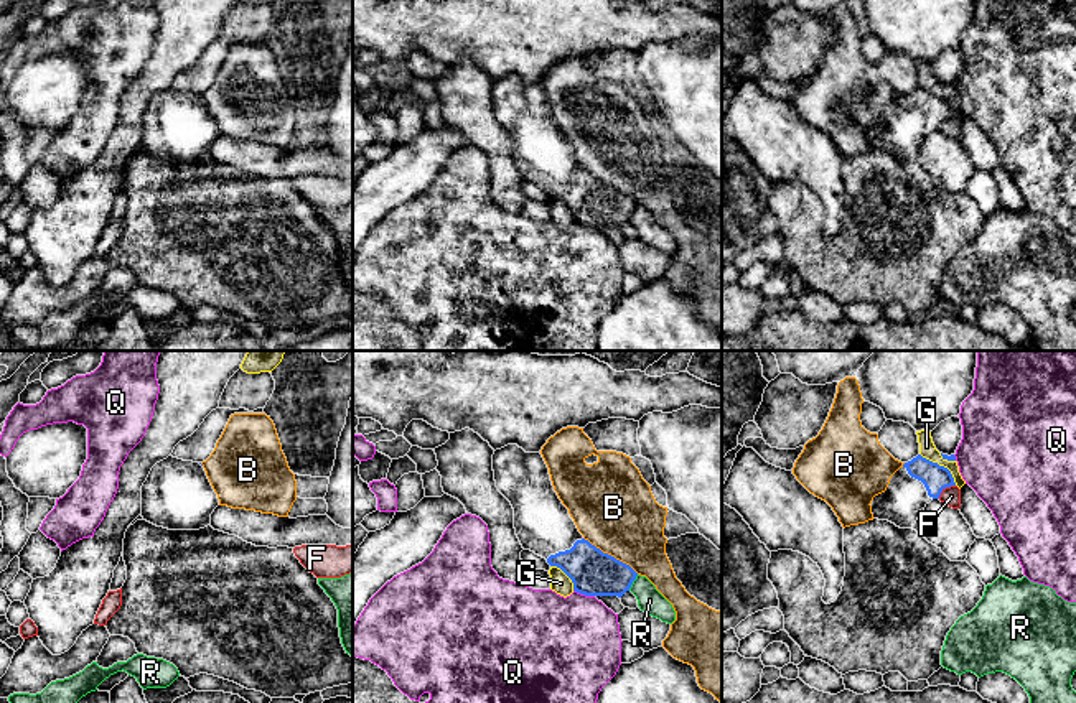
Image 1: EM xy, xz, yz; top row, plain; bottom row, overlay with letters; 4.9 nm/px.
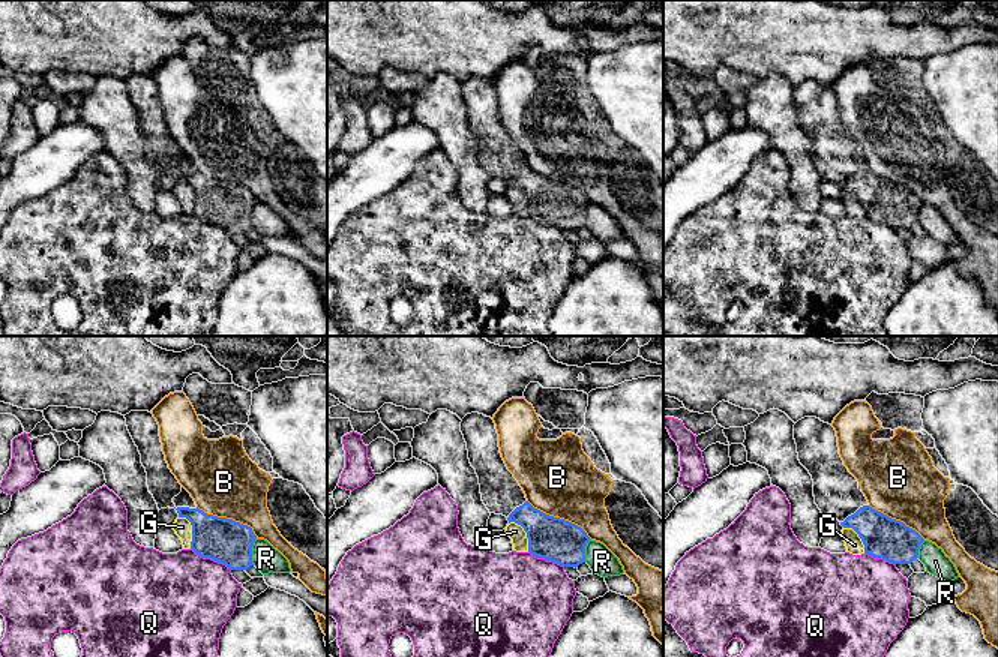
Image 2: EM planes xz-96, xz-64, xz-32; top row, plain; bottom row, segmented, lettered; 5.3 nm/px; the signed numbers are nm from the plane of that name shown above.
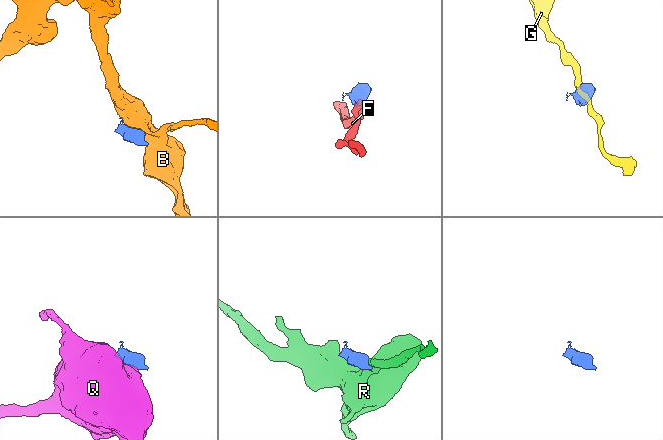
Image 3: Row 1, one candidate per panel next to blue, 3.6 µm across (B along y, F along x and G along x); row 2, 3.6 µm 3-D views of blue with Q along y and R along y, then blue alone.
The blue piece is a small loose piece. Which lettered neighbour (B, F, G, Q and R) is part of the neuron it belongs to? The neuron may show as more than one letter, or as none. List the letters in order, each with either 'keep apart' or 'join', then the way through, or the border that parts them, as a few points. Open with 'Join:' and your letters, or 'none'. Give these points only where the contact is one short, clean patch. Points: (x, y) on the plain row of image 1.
Join: none
B: keep apart
F: keep apart; border along yz (954, 116), (948, 117), (938, 129)
G: keep apart; border along yz (920, 84), (943, 96), (956, 116)
Q: keep apart; border along xz (574, 221), (594, 228)
R: keep apart; border along xz (638, 206), (628, 221)

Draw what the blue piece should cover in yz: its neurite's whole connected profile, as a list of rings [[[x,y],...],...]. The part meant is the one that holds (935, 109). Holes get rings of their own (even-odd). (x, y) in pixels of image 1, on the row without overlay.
[[[918,86],[891,107],[885,123],[873,128],[873,150],[913,160],[924,138],[951,117],[956,114],[947,99]]]

